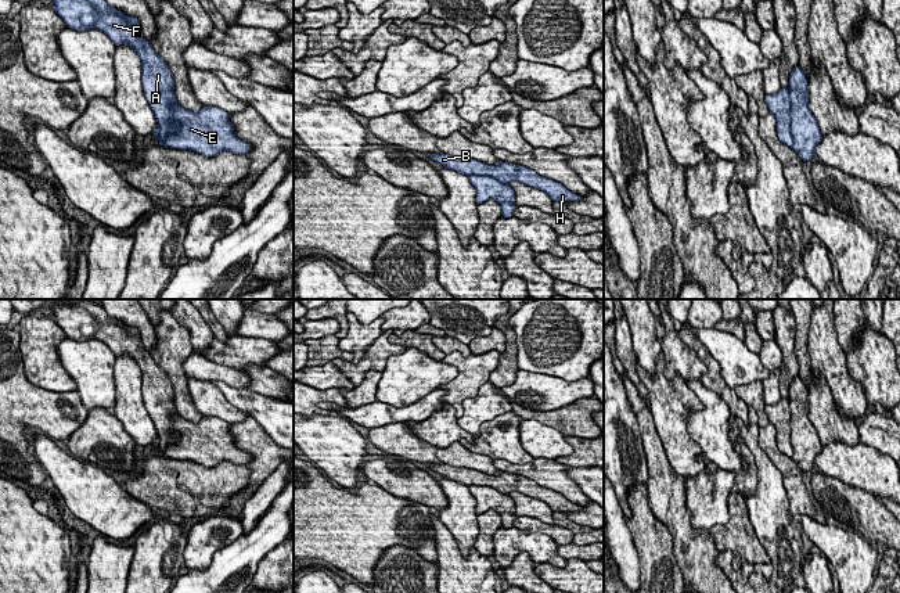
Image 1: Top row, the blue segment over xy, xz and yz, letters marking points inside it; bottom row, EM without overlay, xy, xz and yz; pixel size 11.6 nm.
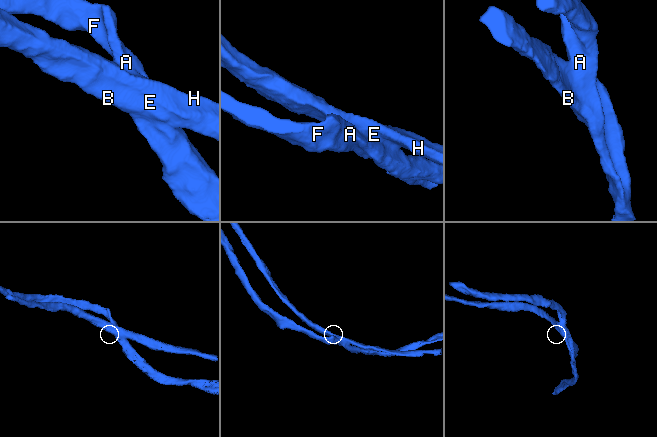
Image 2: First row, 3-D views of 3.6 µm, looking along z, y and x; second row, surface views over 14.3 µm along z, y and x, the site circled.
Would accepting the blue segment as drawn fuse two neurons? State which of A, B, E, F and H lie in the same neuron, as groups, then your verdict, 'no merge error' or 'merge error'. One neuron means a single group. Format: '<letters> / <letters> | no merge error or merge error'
A F / B E H | merge error

